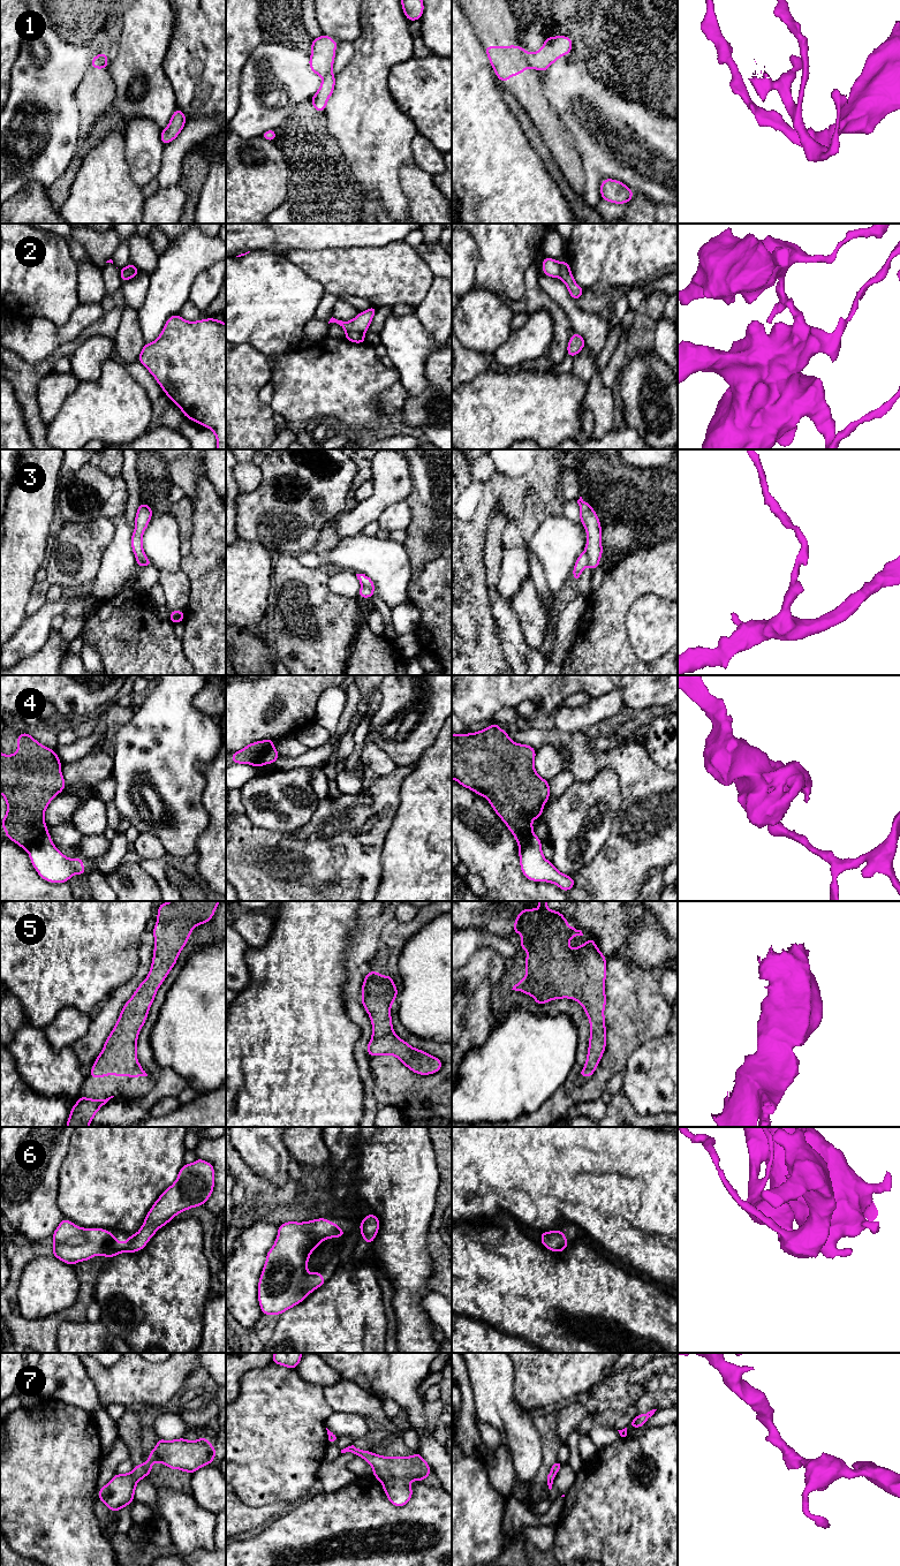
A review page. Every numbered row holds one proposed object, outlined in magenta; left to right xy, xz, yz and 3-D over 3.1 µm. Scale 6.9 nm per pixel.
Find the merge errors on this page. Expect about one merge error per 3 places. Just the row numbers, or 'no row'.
1, 2, 3, 4

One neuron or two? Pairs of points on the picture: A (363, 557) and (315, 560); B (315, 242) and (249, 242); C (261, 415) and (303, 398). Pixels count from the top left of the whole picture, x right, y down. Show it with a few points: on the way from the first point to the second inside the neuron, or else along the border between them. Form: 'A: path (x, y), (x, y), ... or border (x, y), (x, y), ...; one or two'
A: border (323, 557), (326, 566); two
B: path (299, 239), (265, 239); one
C: border (269, 406), (273, 413); two

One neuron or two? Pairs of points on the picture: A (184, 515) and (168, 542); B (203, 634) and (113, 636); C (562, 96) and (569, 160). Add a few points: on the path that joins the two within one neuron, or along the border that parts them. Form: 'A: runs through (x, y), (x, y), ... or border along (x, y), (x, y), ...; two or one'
A: border along (168, 511), (178, 524), (181, 552); two
B: border along (180, 641), (183, 653), (190, 663); two
C: border along (550, 106), (570, 133), (575, 149), (579, 152); two

